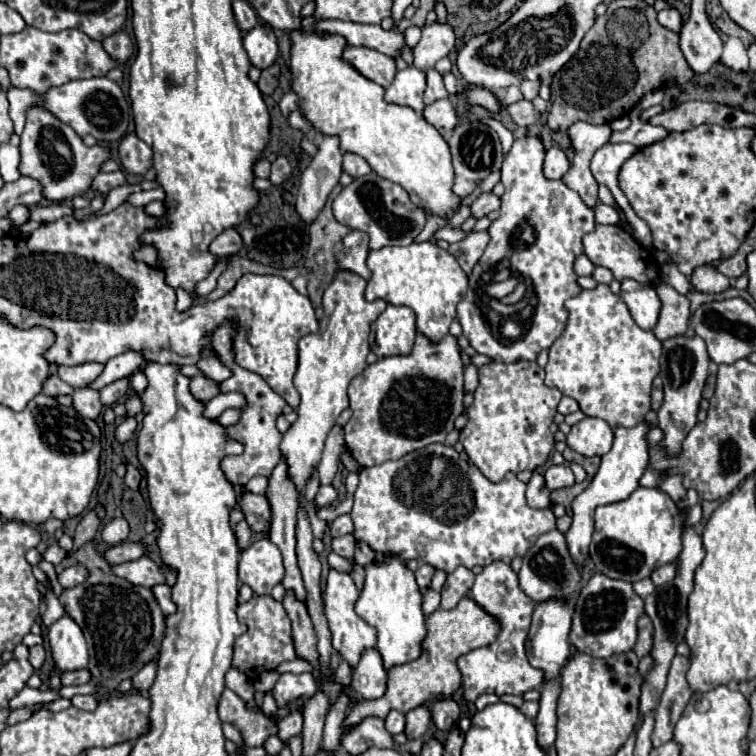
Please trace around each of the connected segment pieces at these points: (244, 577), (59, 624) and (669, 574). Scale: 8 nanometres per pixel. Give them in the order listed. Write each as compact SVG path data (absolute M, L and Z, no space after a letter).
M270 539L252 543L240 557L238 579L256 595L270 595L272 587L284 579L284 565L278 547Z
M68 615L58 619L48 629L48 643L52 659L62 673L78 671L88 665L86 639L82 635L82 629Z
M668 563L668 565L662 565L662 567L654 569L654 573L652 573L650 579L652 579L654 585L664 585L664 583L672 581L674 575L676 575L676 565L674 563Z

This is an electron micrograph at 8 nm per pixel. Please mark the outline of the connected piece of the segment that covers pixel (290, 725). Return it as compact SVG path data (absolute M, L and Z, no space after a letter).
M290 713L288 717L284 717L278 723L278 737L282 741L290 741L292 737L300 735L300 731L302 731L302 715L300 713Z

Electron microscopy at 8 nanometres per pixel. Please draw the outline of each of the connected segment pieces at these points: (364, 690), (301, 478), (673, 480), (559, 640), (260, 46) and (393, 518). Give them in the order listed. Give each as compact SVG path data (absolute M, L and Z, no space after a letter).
M376 649L364 651L358 667L352 673L352 687L362 699L378 699L386 693L386 669Z
M338 271L332 285L324 291L324 317L316 333L304 335L298 341L298 369L294 375L294 385L302 397L296 413L298 419L284 433L280 443L282 459L288 465L288 477L296 491L304 491L308 479L320 463L324 441L334 427L338 415L348 407L348 385L364 371L366 355L370 353L368 331L370 323L386 309L386 301L366 301L364 299L366 281L354 273Z
M662 475L662 479L660 479L660 489L662 489L664 493L668 493L674 501L680 501L680 499L686 495L686 489L680 485L680 477L676 477L676 475L672 475L670 479Z
M548 599L542 603L536 603L530 633L526 639L526 655L532 667L544 671L544 679L558 679L560 669L570 653L568 633L570 633L570 617L572 617L572 605L562 599Z
M256 25L244 35L244 49L254 67L268 69L278 57L278 39L274 31L266 25Z
M434 443L412 451L402 459L360 469L360 483L350 511L354 523L352 535L360 543L372 547L380 557L398 555L402 561L418 559L446 573L452 573L456 567L484 567L492 561L510 563L514 557L524 557L540 535L556 529L552 509L528 507L524 493L526 483L522 483L514 473L508 473L500 483L492 483L478 471L476 465L462 461L454 447Z

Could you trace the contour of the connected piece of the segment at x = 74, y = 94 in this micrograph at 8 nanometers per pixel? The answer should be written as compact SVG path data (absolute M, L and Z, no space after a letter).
M92 77L92 79L76 79L68 81L60 87L50 87L44 95L36 95L30 89L8 89L8 101L10 101L10 117L14 121L16 135L22 133L22 127L26 123L26 111L30 107L42 107L48 109L54 117L58 117L62 123L68 123L80 137L94 135L98 141L112 143L124 137L130 115L128 115L128 101L122 93L122 89L106 79L106 77Z

